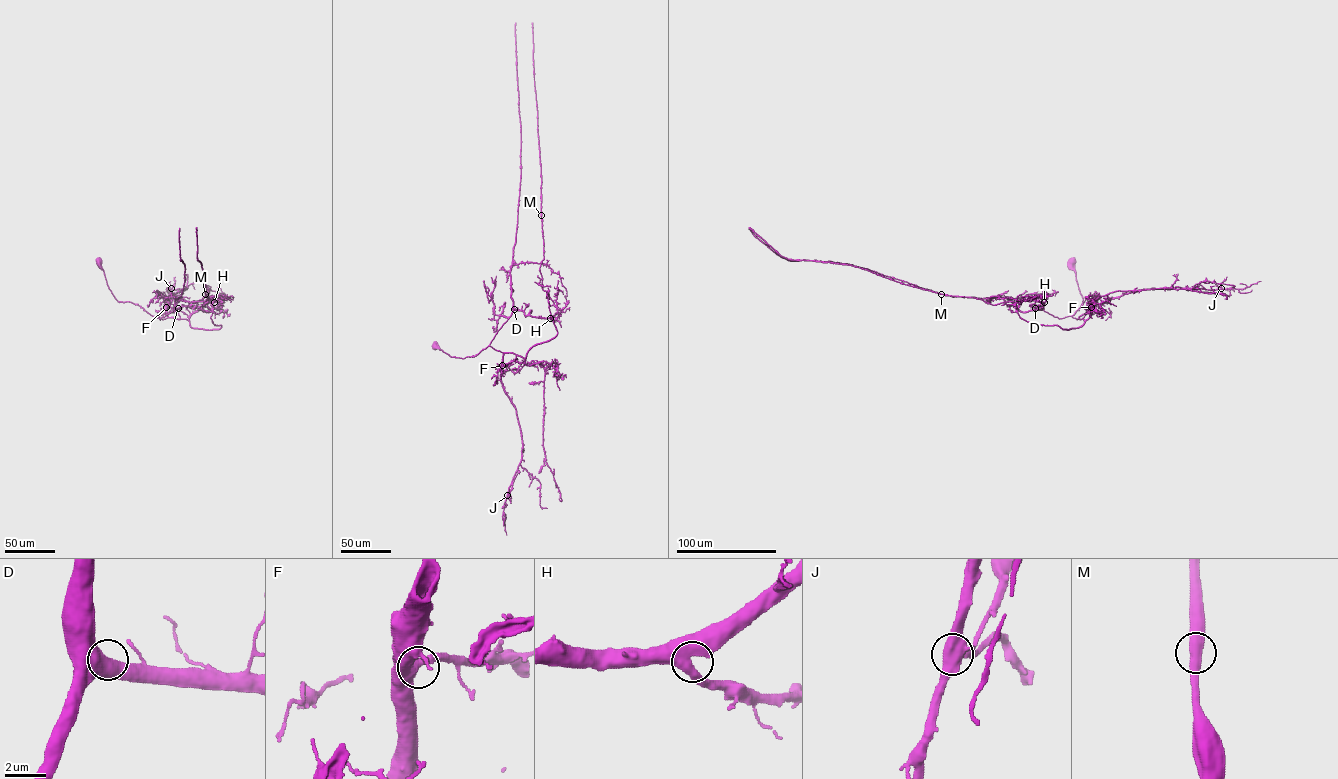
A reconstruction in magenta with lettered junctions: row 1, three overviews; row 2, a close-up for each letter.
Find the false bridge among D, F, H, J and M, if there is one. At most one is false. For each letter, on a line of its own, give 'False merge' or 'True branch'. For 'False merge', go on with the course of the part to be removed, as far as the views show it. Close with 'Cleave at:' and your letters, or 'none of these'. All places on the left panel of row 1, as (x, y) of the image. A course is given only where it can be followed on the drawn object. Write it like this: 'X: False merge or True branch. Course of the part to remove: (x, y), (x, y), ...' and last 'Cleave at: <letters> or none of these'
D: True branch
F: True branch
H: True branch
J: True branch
M: True branch
Cleave at: none of these

